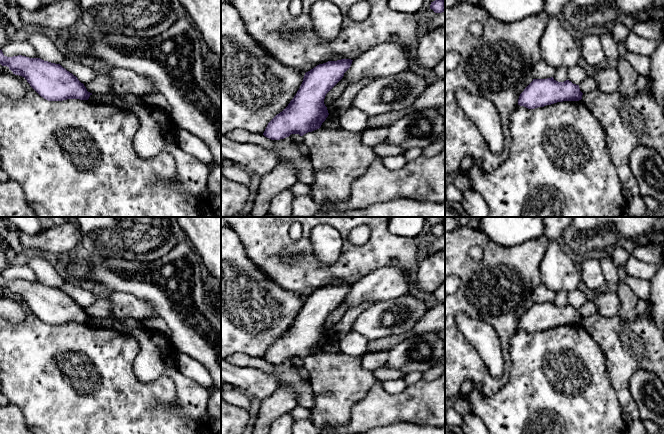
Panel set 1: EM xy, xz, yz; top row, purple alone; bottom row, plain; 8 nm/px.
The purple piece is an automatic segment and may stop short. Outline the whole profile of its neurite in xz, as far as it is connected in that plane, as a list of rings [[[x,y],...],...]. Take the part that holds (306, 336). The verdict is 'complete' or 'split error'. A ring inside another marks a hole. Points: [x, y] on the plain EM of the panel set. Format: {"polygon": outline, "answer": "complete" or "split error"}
{"polygon": [[[351,283],[328,285],[306,296],[294,322],[282,336],[268,347],[263,359],[271,364],[280,364],[289,361],[291,358],[303,360],[319,353],[329,339],[324,328],[325,320],[343,302],[352,285]]], "answer": "complete"}

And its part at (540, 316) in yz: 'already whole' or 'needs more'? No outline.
already whole

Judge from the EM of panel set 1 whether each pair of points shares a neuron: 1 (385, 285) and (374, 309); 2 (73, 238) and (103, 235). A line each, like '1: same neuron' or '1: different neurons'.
1: different neurons
2: different neurons

